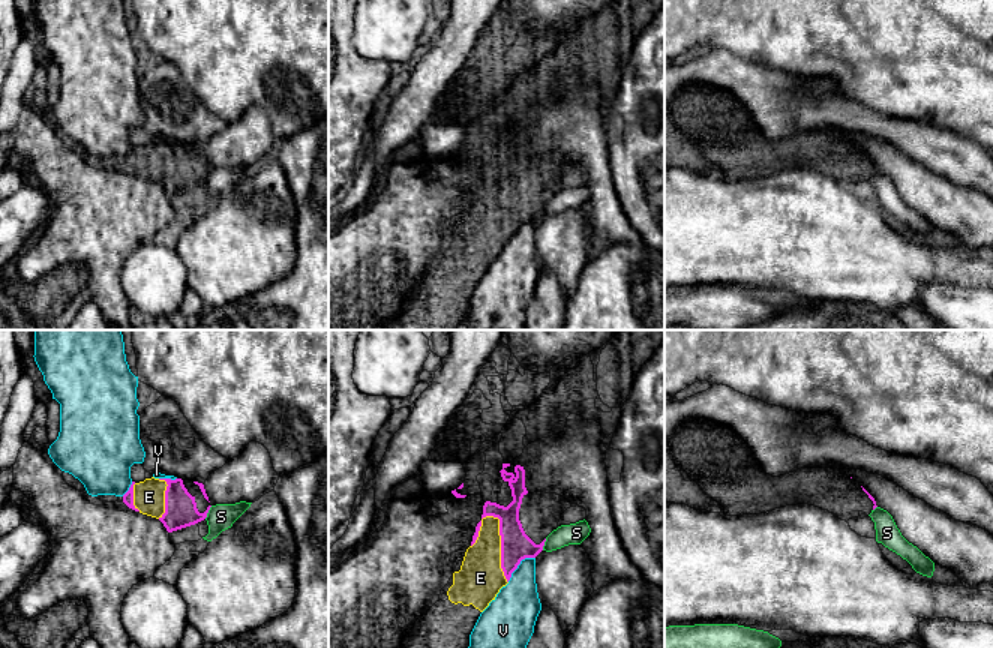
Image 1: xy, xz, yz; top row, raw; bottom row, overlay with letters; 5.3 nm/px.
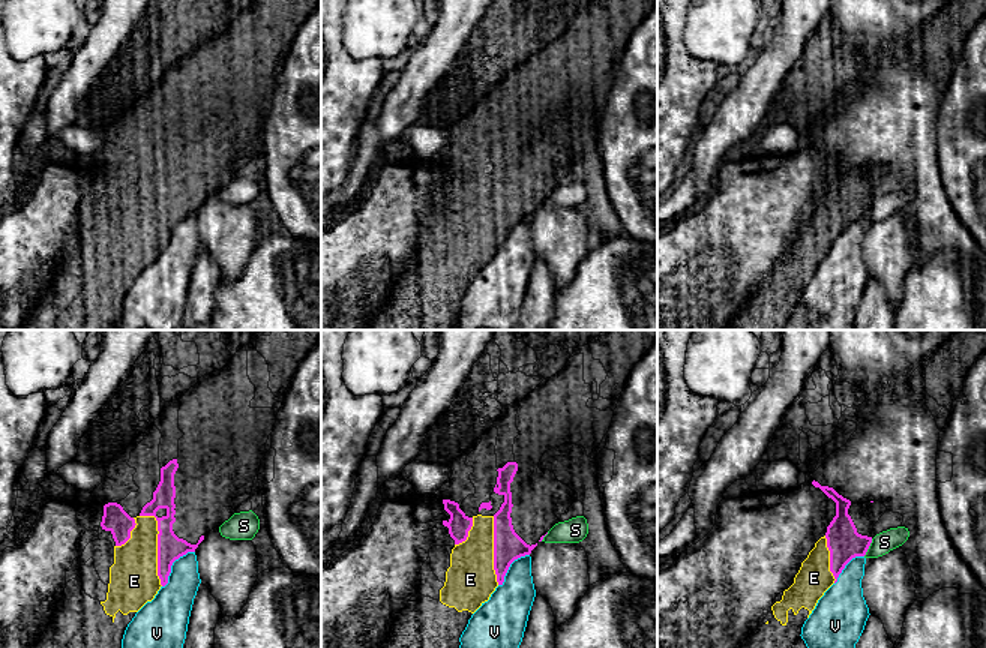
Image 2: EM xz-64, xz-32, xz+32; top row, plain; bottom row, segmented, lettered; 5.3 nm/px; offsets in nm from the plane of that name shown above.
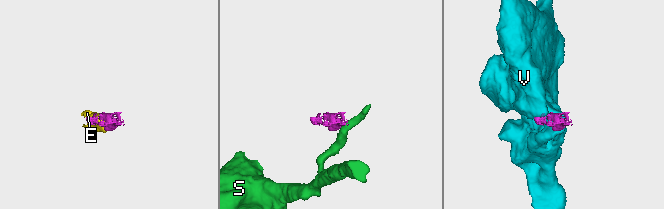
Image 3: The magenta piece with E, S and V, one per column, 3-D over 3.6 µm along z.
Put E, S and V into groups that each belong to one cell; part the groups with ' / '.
E / S / V

